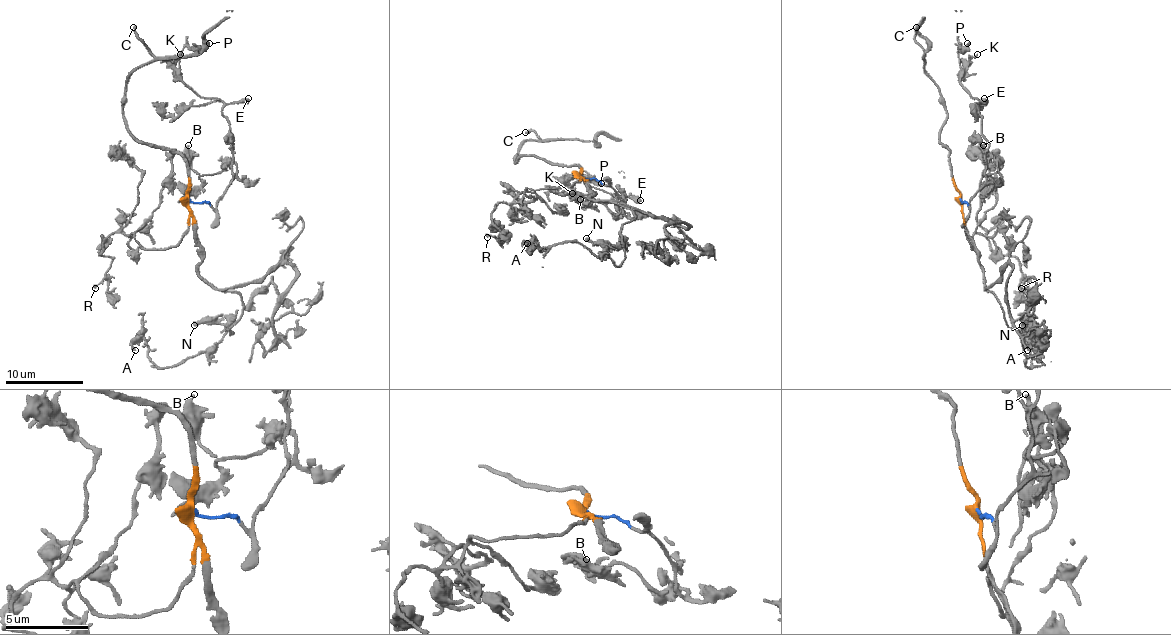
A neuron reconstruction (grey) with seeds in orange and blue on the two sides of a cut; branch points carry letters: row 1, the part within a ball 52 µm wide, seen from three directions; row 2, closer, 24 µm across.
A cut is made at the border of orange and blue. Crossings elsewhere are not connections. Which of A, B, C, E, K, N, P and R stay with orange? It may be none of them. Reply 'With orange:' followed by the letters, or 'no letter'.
With orange: A, C, N, R

